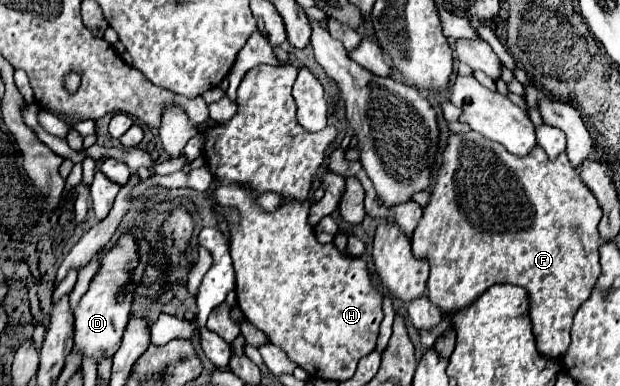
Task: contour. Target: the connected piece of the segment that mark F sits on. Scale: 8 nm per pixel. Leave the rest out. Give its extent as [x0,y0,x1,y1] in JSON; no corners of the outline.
[412,131,602,357]

